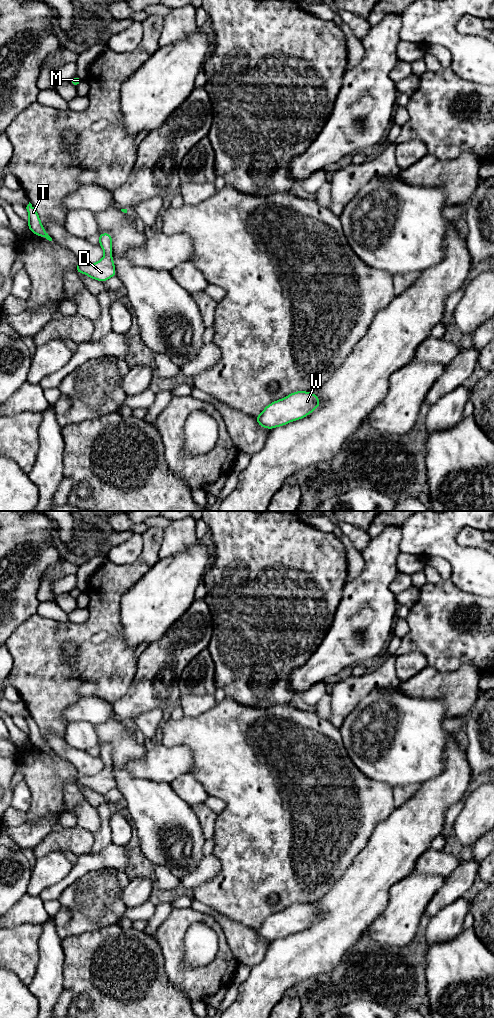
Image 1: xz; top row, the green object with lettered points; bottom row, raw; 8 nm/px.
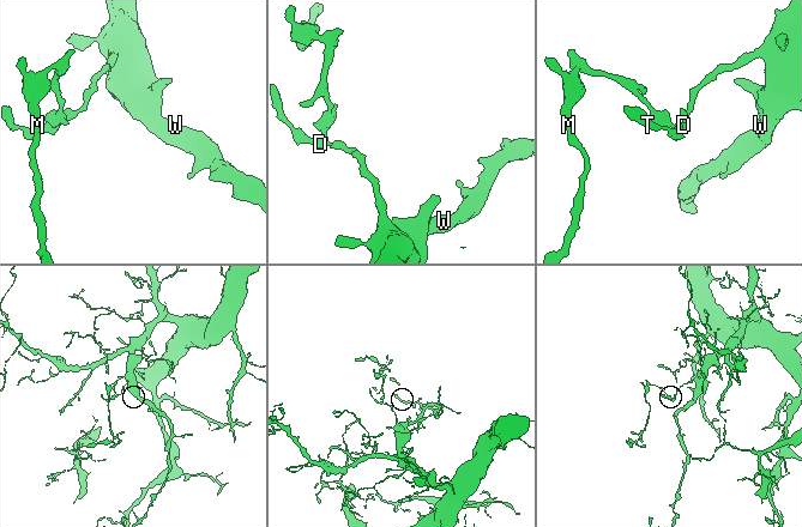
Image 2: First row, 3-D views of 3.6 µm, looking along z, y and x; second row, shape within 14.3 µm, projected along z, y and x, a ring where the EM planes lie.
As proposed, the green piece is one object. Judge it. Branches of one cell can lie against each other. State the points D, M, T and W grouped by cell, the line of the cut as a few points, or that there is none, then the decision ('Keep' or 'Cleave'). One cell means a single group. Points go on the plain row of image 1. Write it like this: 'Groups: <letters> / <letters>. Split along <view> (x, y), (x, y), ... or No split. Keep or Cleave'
Groups: D M T W. No split. Keep

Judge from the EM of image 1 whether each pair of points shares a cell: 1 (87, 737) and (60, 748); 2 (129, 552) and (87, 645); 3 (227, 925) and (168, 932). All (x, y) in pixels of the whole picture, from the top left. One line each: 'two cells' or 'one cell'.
1: two cells
2: two cells
3: two cells

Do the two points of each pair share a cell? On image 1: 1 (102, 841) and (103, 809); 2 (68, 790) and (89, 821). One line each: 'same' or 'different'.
1: same
2: same

